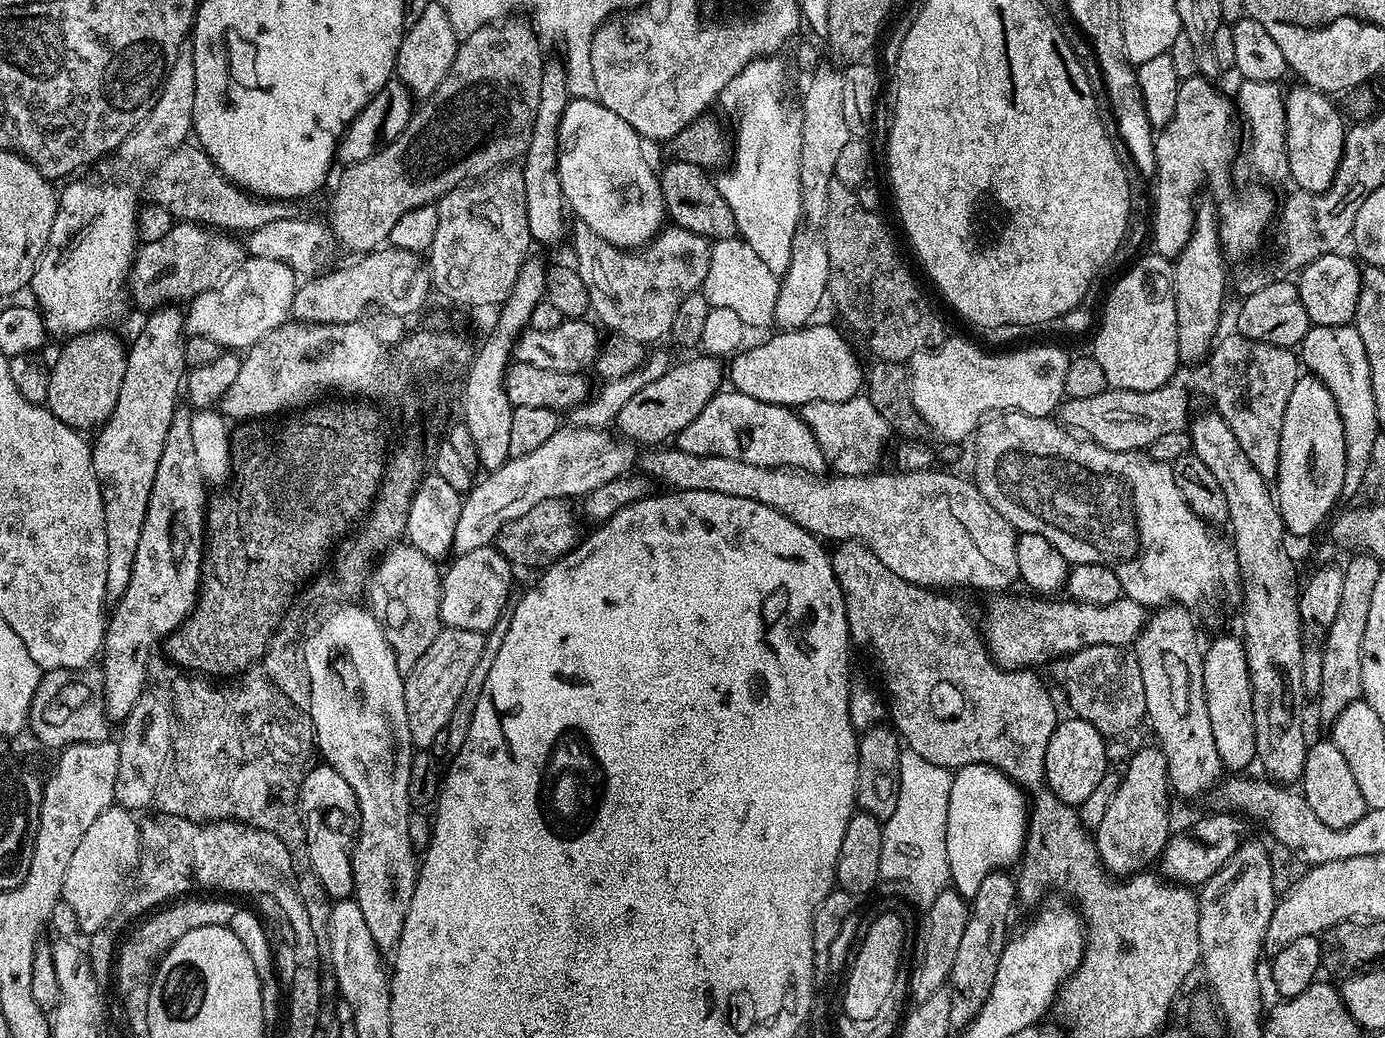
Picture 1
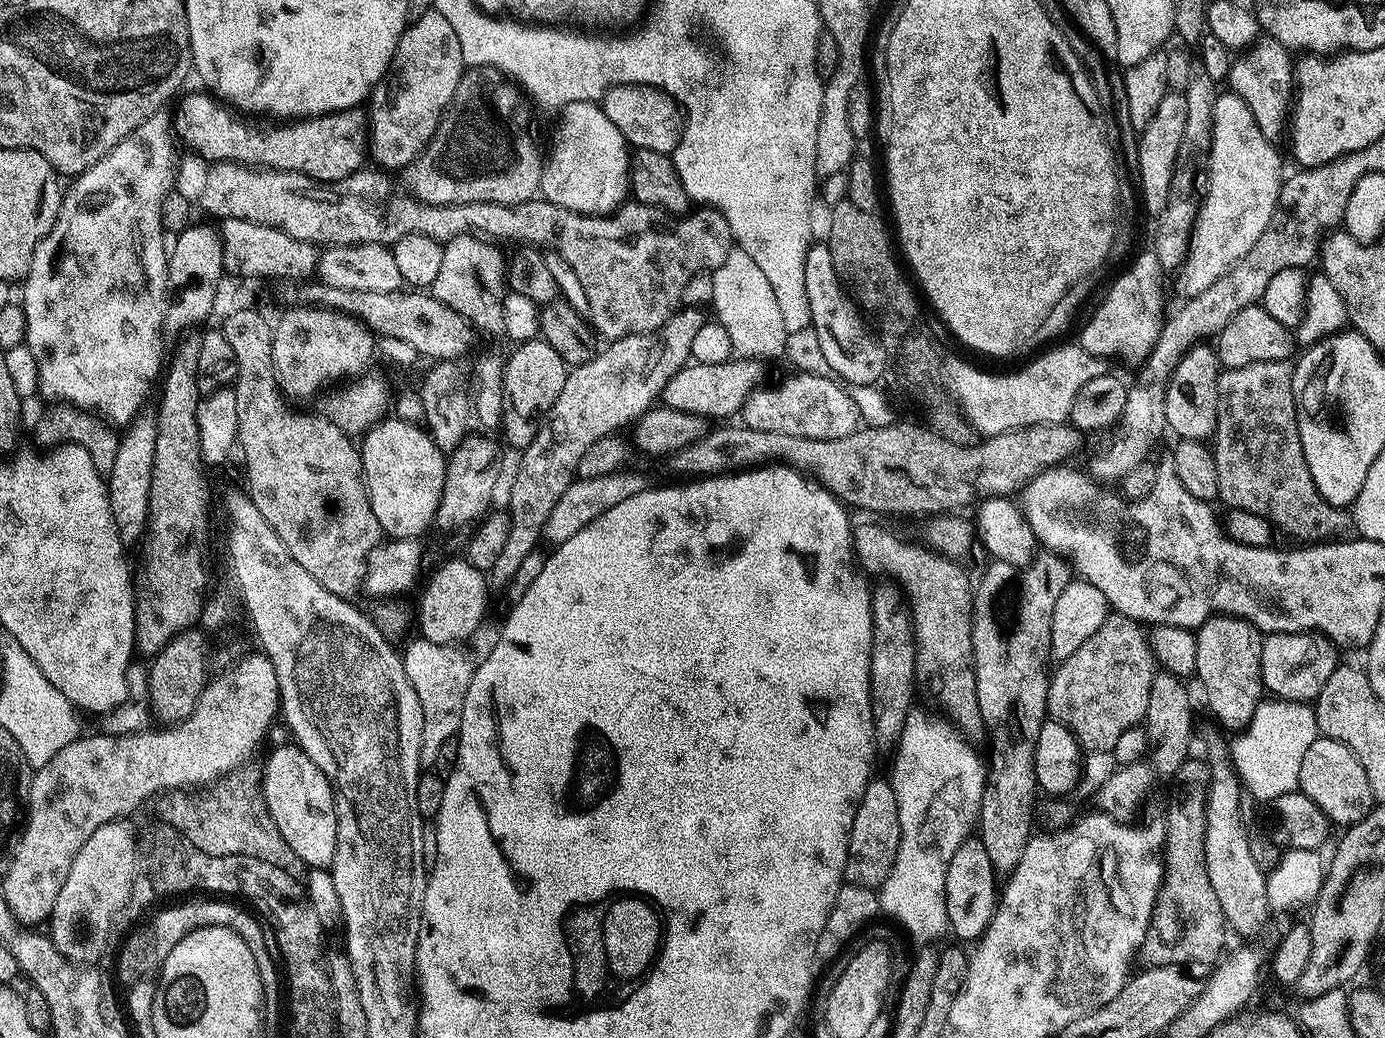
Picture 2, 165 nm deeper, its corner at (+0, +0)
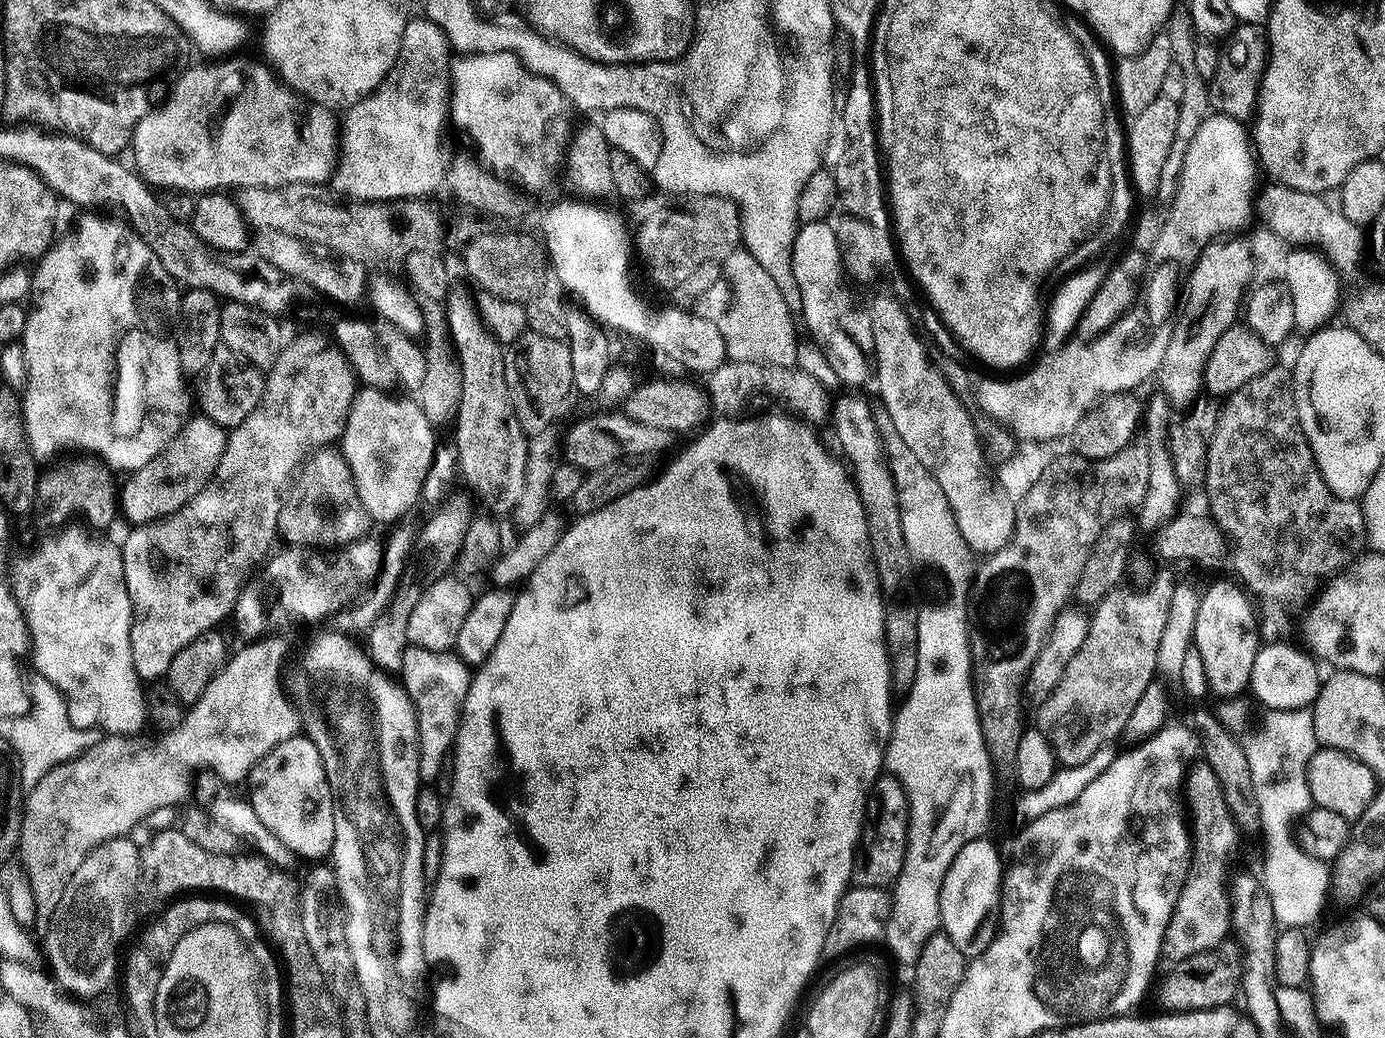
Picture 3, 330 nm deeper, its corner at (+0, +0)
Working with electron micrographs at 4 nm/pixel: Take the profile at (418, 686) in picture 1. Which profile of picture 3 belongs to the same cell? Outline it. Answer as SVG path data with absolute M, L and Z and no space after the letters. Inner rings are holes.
M411 646L402 654L402 666L398 673L399 683L410 698L416 711L418 726L418 774L421 781L439 781L440 771L453 751L456 731L460 725L460 712L470 683L470 668L455 651L435 652Z

